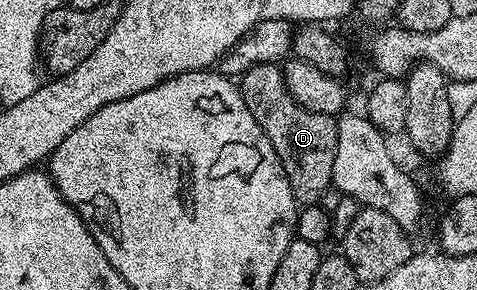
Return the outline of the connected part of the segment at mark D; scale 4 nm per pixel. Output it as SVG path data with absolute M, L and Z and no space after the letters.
M277 64L254 65L239 76L238 86L246 101L246 109L250 109L254 121L258 121L258 125L266 133L270 145L274 145L274 153L278 153L278 161L282 161L282 169L290 181L290 189L294 193L297 204L319 204L324 194L332 187L334 153L338 145L336 119L330 115L314 113L310 109L298 105L298 101L294 101L294 97L290 97L284 84L284 72Z

